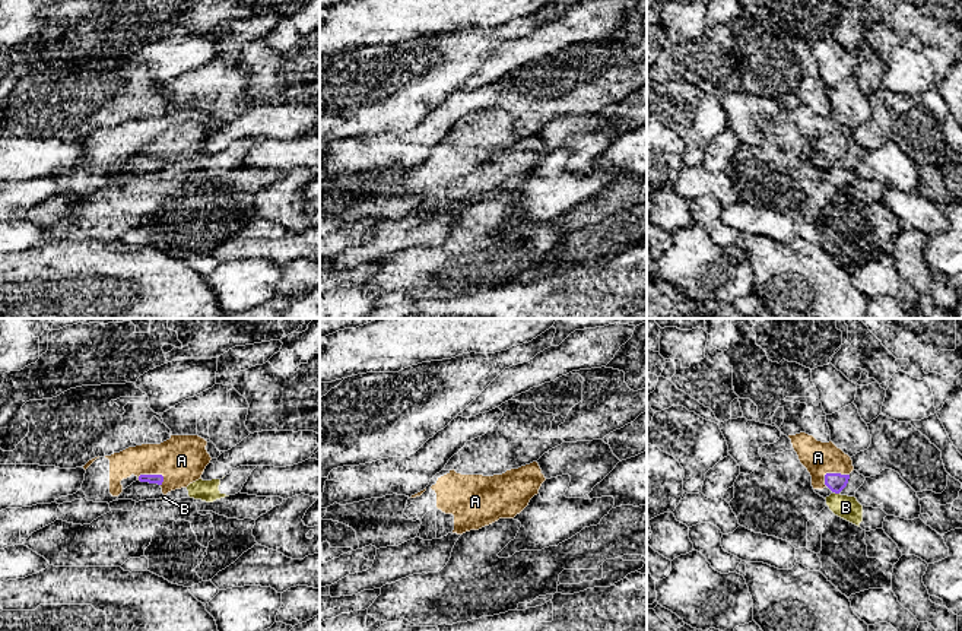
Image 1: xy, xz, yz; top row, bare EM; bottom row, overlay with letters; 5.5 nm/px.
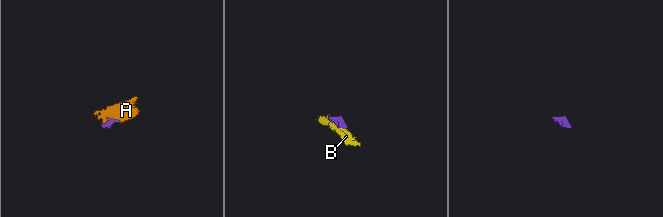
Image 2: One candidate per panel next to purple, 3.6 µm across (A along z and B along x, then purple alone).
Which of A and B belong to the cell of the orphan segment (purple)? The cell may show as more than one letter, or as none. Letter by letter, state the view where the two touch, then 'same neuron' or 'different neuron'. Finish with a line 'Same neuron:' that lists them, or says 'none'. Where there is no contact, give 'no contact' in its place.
A: contact in xy; same neuron
B: contact in yz; different neuron
Same neuron: A

